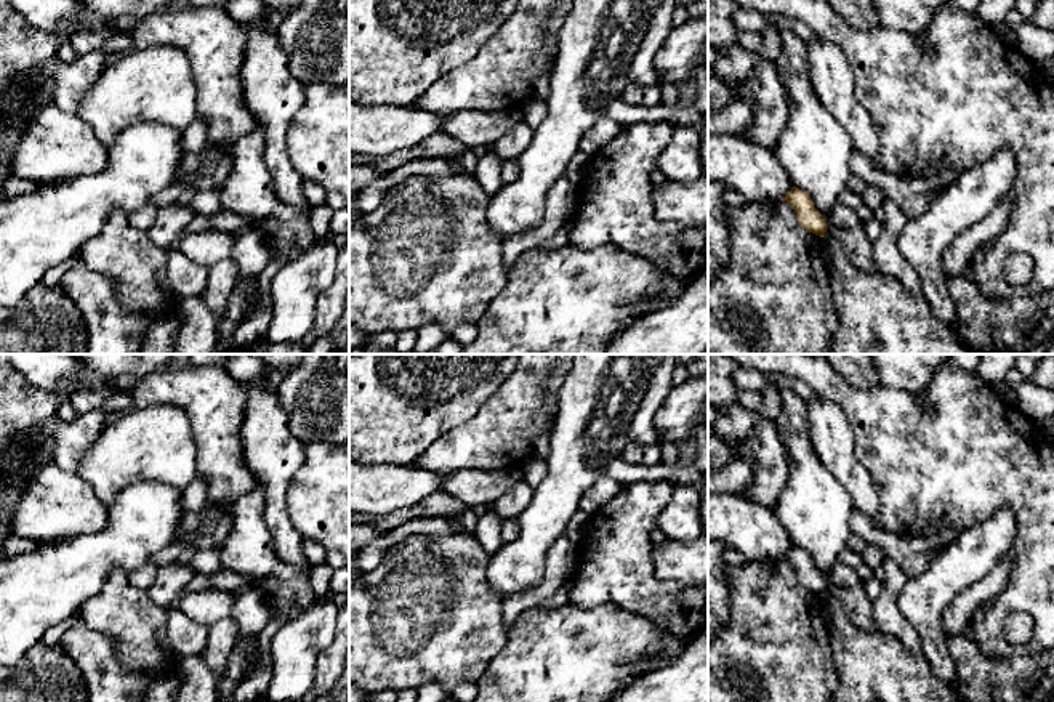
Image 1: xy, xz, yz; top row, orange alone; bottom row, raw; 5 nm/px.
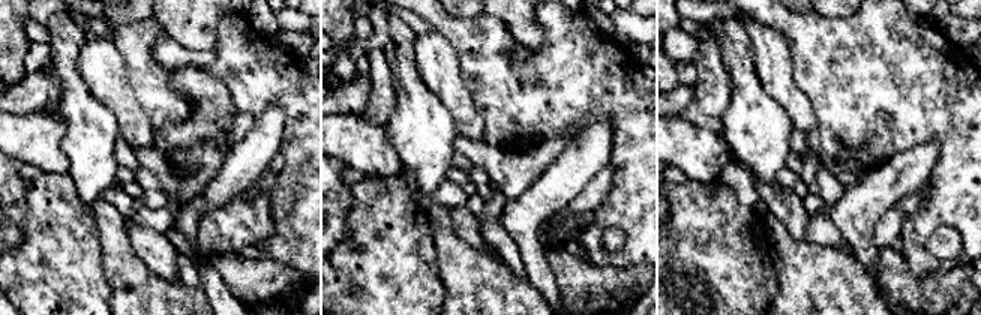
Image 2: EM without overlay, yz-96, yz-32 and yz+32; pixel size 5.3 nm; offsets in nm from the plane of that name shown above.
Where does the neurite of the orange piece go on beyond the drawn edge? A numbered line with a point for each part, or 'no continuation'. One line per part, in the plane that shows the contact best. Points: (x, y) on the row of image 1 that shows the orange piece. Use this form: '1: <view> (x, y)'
no continuation

